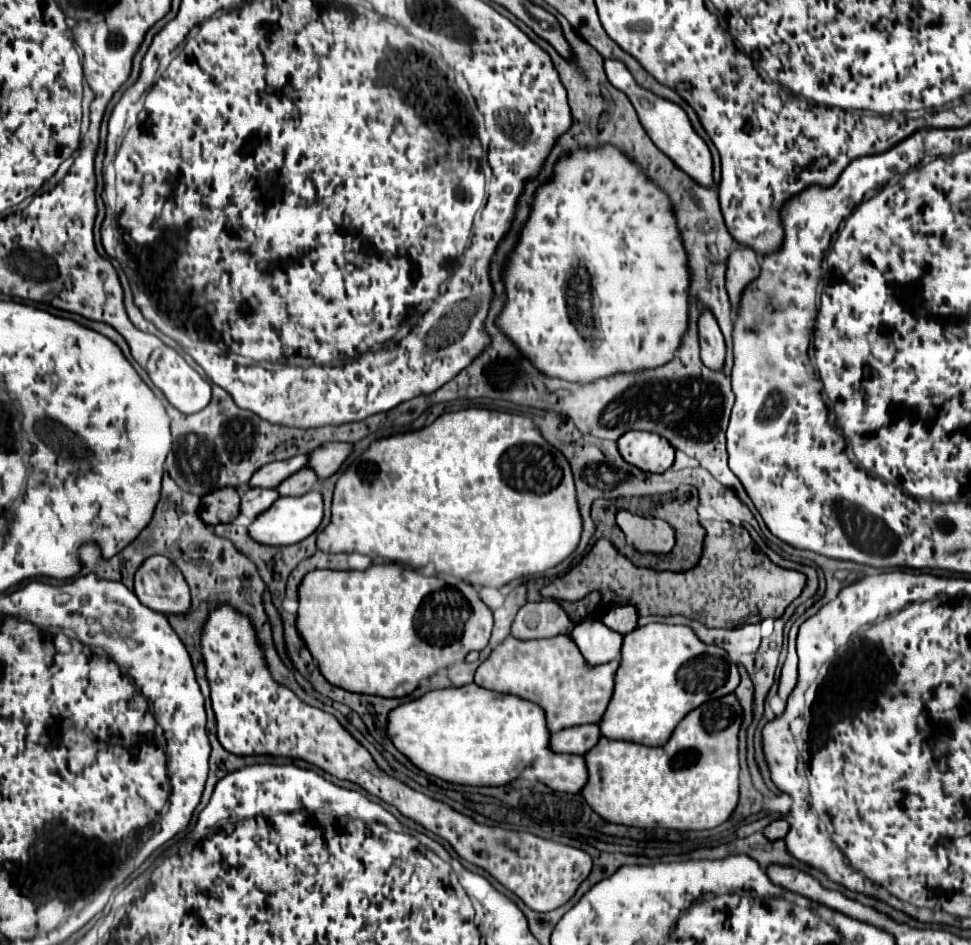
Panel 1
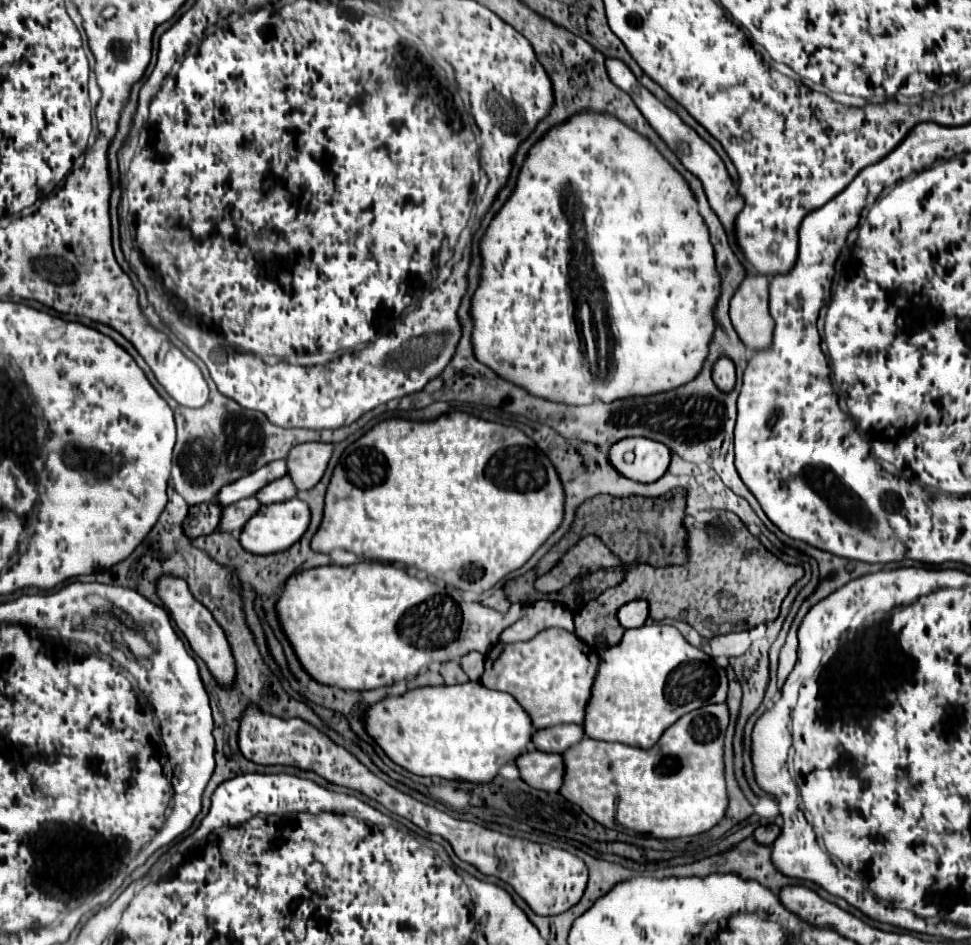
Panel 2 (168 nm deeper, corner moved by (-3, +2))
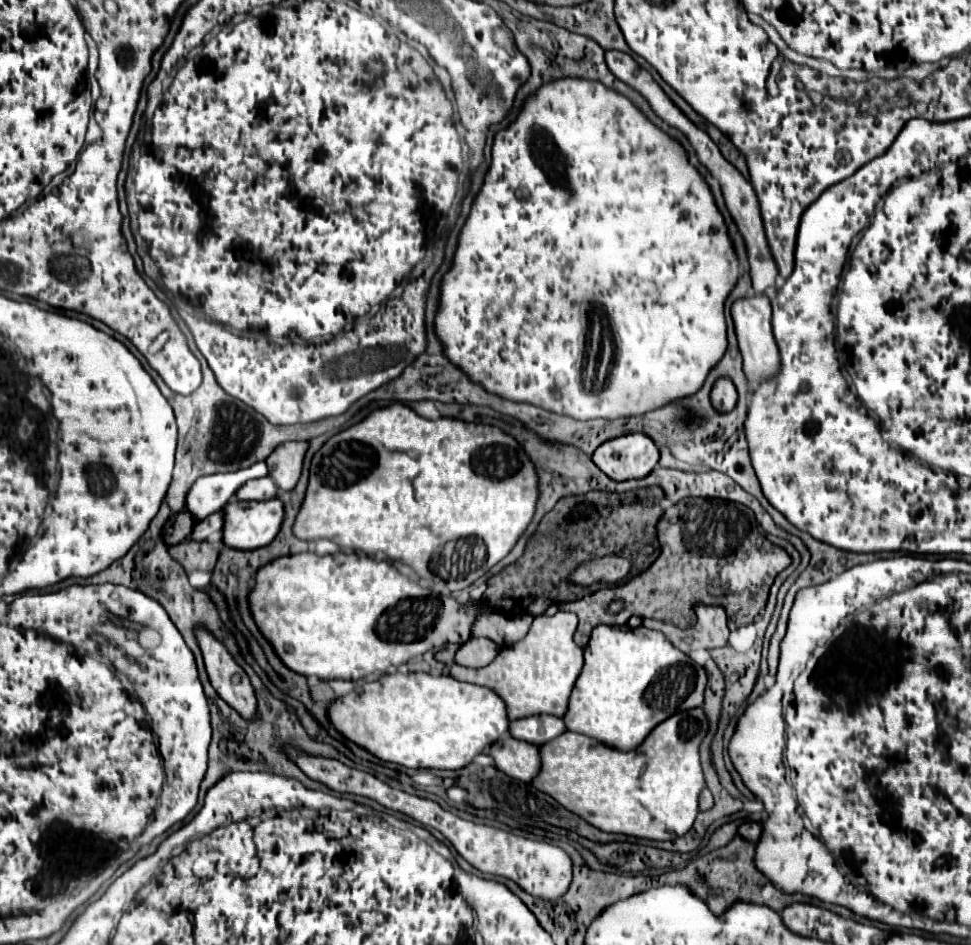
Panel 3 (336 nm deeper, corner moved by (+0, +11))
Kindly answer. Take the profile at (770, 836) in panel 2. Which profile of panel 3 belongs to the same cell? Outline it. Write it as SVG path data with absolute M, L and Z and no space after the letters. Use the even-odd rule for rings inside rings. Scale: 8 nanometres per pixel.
M745 822L739 826L739 836L749 842L759 842L761 838L761 822Z

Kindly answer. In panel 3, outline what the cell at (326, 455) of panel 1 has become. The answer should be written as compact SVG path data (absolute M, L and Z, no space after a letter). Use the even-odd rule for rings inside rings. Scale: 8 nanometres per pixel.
M283 442L269 454L269 476L279 490L293 490L293 486L297 486L307 448L309 442Z

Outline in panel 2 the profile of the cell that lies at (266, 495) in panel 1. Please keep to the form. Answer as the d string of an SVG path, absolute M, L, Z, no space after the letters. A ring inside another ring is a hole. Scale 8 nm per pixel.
M248 497L242 499L230 507L222 509L222 519L220 519L220 531L224 533L240 533L240 529L246 525L246 521L260 509L258 499Z

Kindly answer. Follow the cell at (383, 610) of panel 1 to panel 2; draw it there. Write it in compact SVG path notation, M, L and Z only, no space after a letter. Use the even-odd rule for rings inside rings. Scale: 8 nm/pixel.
M362 561L348 567L322 565L292 573L276 601L276 613L298 661L314 681L338 685L340 689L366 691L392 685L408 675L418 675L434 661L458 661L470 651L488 653L498 643L498 635L524 617L524 607L512 603L506 613L500 613L480 603L456 601L428 579L410 577L394 565Z

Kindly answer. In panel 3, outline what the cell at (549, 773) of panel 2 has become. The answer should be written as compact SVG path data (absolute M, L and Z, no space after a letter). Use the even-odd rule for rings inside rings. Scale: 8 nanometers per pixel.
M505 734L499 738L489 754L495 760L495 766L505 772L507 776L513 776L523 782L531 782L539 774L539 754L541 748L533 746L529 742L521 742L513 738L511 734Z

